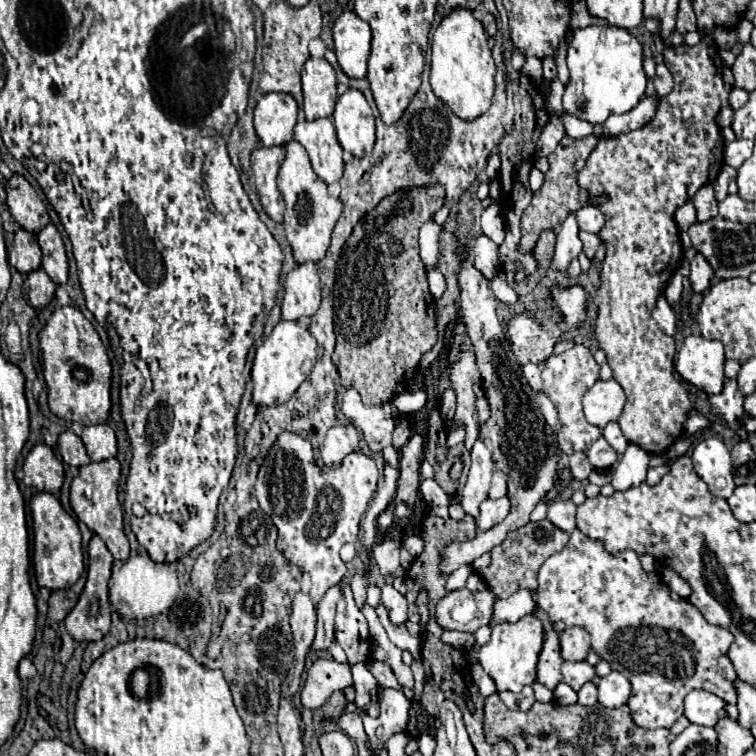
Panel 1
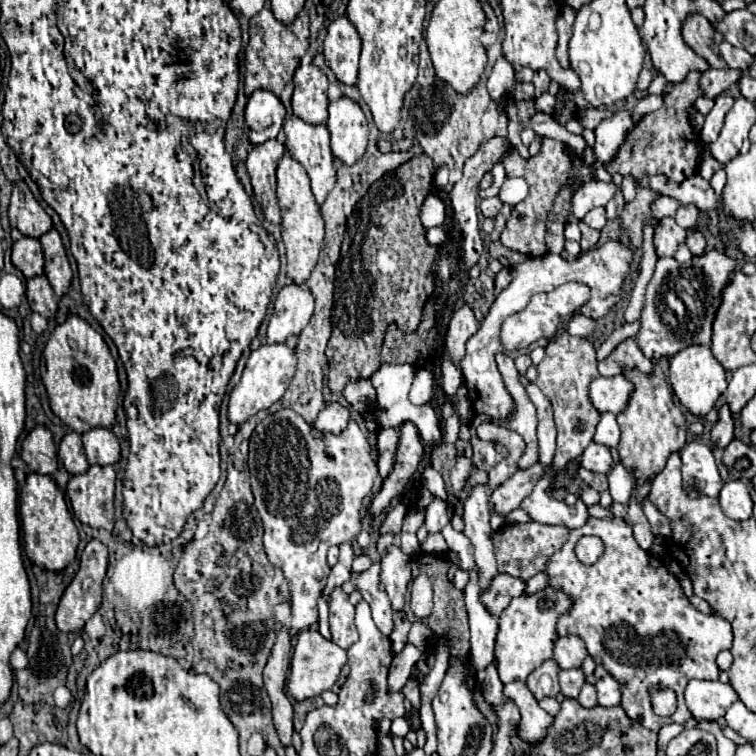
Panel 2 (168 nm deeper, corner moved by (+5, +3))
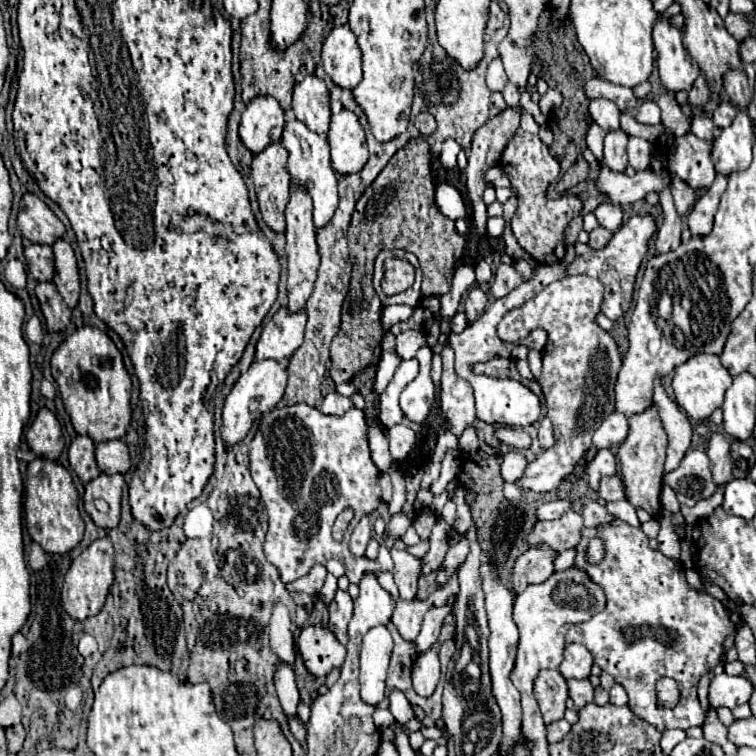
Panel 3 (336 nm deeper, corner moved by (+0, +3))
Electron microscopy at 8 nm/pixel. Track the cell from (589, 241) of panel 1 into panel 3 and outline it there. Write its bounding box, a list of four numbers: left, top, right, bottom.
[589,227,613,249]

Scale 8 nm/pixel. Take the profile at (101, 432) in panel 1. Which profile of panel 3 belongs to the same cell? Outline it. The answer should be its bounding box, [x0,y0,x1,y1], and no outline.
[95,439,131,473]

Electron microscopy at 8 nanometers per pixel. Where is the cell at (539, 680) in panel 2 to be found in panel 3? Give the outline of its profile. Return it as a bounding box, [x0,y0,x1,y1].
[535,669,567,723]

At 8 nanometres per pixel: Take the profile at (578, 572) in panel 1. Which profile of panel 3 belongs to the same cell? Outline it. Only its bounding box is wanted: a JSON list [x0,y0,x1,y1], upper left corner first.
[567,519,737,731]

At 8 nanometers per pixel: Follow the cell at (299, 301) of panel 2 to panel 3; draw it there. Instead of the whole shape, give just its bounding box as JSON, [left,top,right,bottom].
[257,307,307,359]

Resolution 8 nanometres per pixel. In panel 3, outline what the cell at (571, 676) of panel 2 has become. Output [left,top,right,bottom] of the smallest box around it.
[567,679,593,709]

